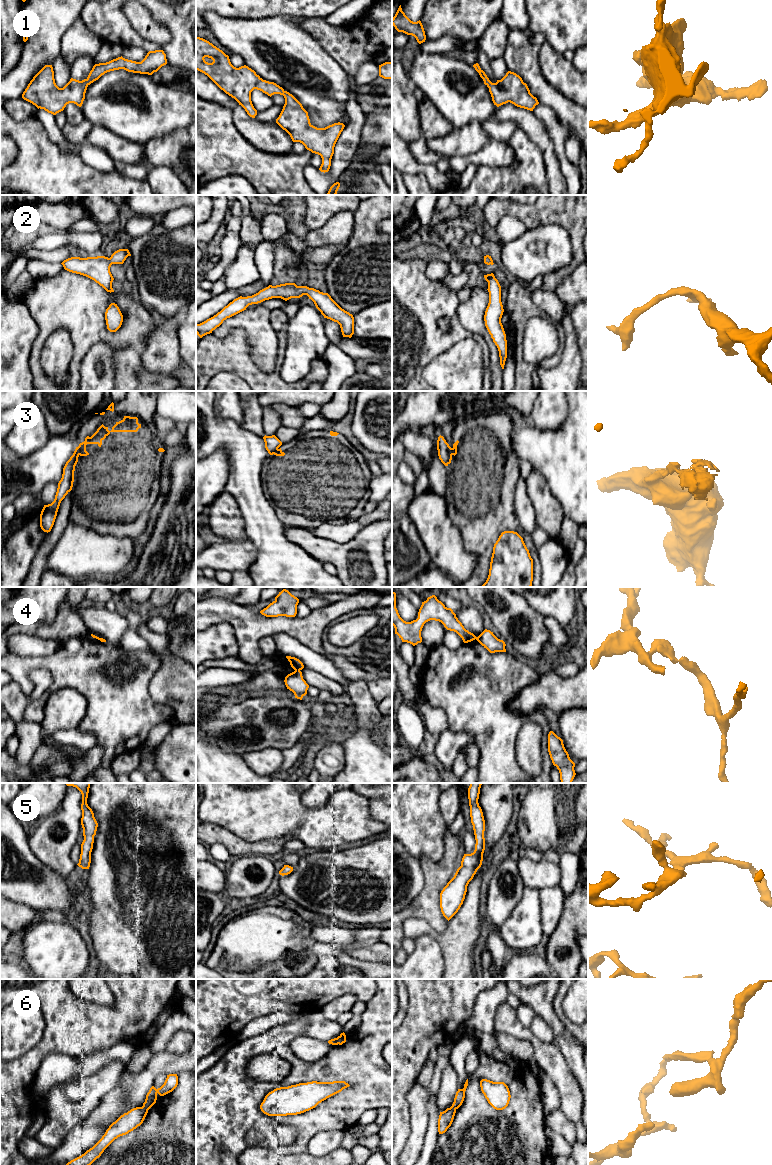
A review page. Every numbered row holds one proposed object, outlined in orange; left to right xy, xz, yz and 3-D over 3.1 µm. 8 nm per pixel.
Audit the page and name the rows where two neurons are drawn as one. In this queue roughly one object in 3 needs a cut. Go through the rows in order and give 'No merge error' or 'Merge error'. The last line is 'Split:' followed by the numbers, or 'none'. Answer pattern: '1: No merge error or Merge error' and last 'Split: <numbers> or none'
1: No merge error
2: No merge error
3: Merge error
4: Merge error
5: No merge error
6: Merge error
Split: 3, 4, 6

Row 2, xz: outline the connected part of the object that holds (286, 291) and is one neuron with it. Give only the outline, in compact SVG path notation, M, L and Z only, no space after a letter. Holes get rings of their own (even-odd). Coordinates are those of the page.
M295 283L269 285L252 296L240 296L234 299L213 317L196 324L196 334L202 338L212 333L224 320L246 310L249 305L258 304L272 298L281 298L287 301L291 298L300 298L303 295L307 295L314 302L324 318L340 325L343 337L352 337L354 334L354 317L352 314L342 309L328 293L307 286L297 286Z

